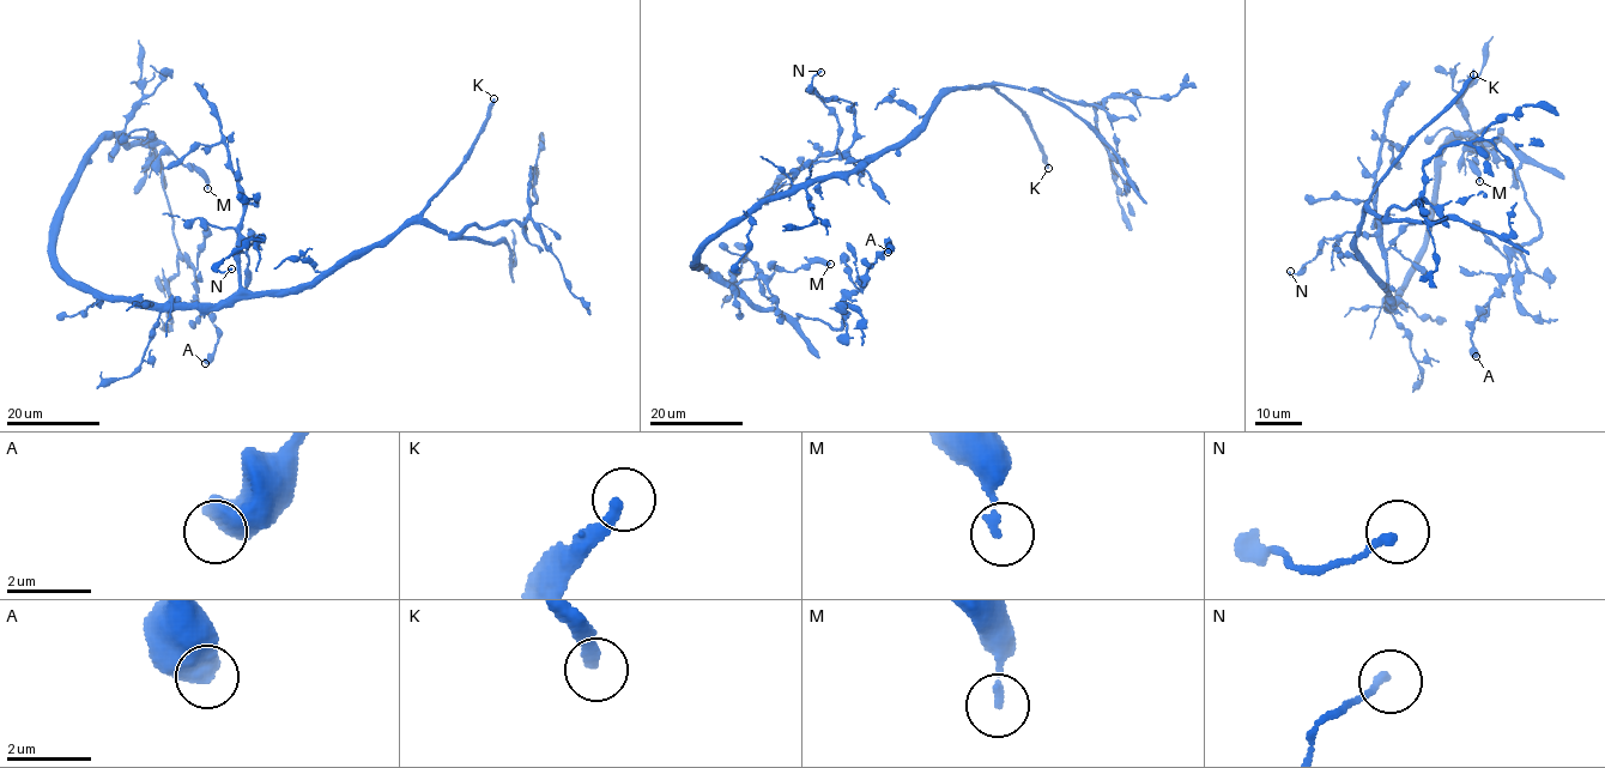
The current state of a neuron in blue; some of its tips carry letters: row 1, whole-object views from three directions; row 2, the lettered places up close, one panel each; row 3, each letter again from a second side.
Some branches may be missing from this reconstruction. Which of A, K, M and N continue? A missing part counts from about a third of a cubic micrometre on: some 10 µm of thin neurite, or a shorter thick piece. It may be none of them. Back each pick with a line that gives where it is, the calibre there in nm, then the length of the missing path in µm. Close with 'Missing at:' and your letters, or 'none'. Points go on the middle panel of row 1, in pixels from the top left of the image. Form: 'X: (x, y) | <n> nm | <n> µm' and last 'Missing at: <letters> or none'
Missing at: none

